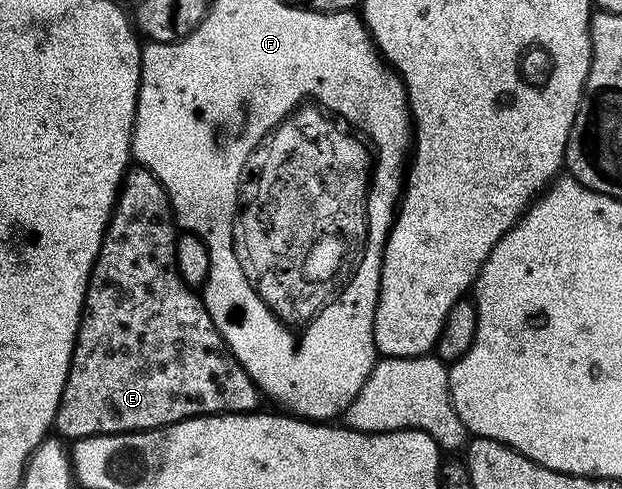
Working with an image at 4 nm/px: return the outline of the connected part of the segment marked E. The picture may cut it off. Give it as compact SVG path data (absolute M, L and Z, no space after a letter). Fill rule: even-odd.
M133 165L124 176L120 186L120 195L116 197L116 207L112 210L112 219L102 240L102 248L92 266L92 275L88 281L88 291L84 297L84 312L80 315L80 327L76 333L76 347L72 350L72 363L66 376L64 391L56 409L54 430L61 439L79 440L93 438L99 434L134 434L137 430L158 430L181 422L184 418L195 418L205 414L246 414L257 409L262 395L257 390L252 377L245 372L239 360L228 351L224 337L218 332L210 312L204 306L203 297L193 287L187 286L178 272L176 263L176 239L178 223L172 213L172 201L164 191L164 185L144 166Z

